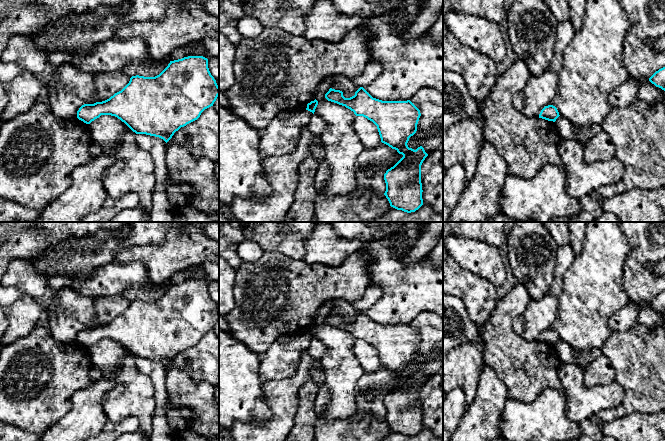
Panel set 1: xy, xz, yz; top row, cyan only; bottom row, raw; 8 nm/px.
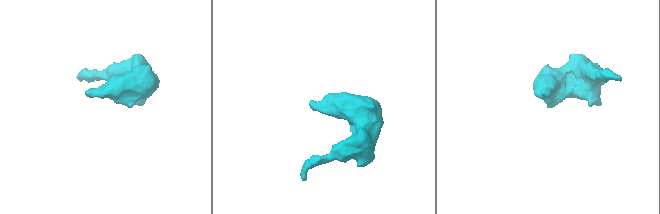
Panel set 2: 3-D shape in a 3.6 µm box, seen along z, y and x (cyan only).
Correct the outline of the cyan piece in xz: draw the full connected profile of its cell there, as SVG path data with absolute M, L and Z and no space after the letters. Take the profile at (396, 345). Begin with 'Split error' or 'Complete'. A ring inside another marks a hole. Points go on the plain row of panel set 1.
Complete. M363 311L350 322L345 322L342 315L330 312L325 322L372 345L377 350L381 366L403 379L384 398L384 419L390 430L397 434L407 437L418 434L423 429L421 389L428 378L422 370L414 374L407 367L417 355L420 334L410 324L373 322Z

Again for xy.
Complete. M188 280L170 285L155 301L132 300L129 307L109 323L94 328L84 328L77 342L90 348L101 339L115 340L136 358L146 358L163 363L166 367L181 351L197 344L201 337L213 330L219 320L219 310L203 280Z

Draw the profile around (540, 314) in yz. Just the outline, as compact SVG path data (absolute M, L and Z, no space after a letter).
M550 293L541 299L530 297L528 306L522 314L525 320L524 331L521 337L528 341L539 342L541 334L550 329L558 314L558 297Z

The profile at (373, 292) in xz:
M370 283L366 288L363 297L358 301L352 302L351 305L358 311L366 311L381 298L382 294L383 290L379 284Z

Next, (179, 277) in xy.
M187 268L186 270L182 270L173 274L169 280L170 285L174 285L174 284L182 283L184 281L191 280L186 274L189 270L190 268Z

